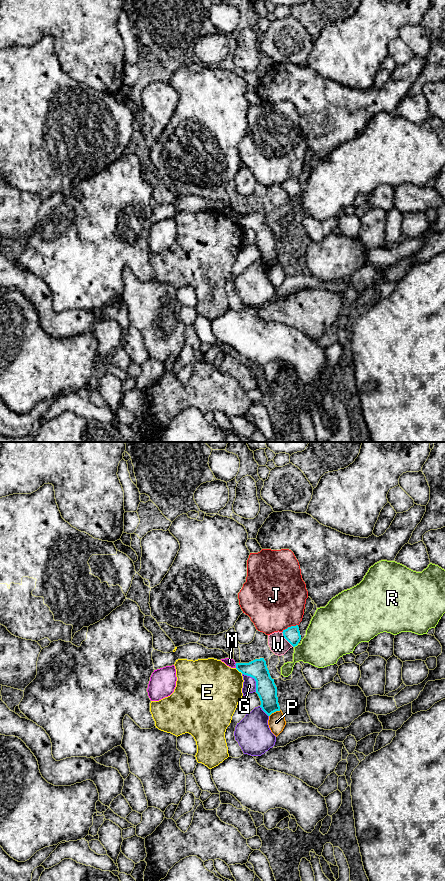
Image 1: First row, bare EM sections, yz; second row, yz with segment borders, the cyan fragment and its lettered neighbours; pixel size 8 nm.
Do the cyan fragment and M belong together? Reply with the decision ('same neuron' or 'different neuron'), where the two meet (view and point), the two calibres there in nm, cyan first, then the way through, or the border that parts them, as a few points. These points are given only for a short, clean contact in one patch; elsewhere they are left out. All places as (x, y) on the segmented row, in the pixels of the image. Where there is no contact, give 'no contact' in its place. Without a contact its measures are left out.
different neuron; contact yz (235, 664); calibres 160 and 70 nm; border yz (236, 663), (235, 667)

